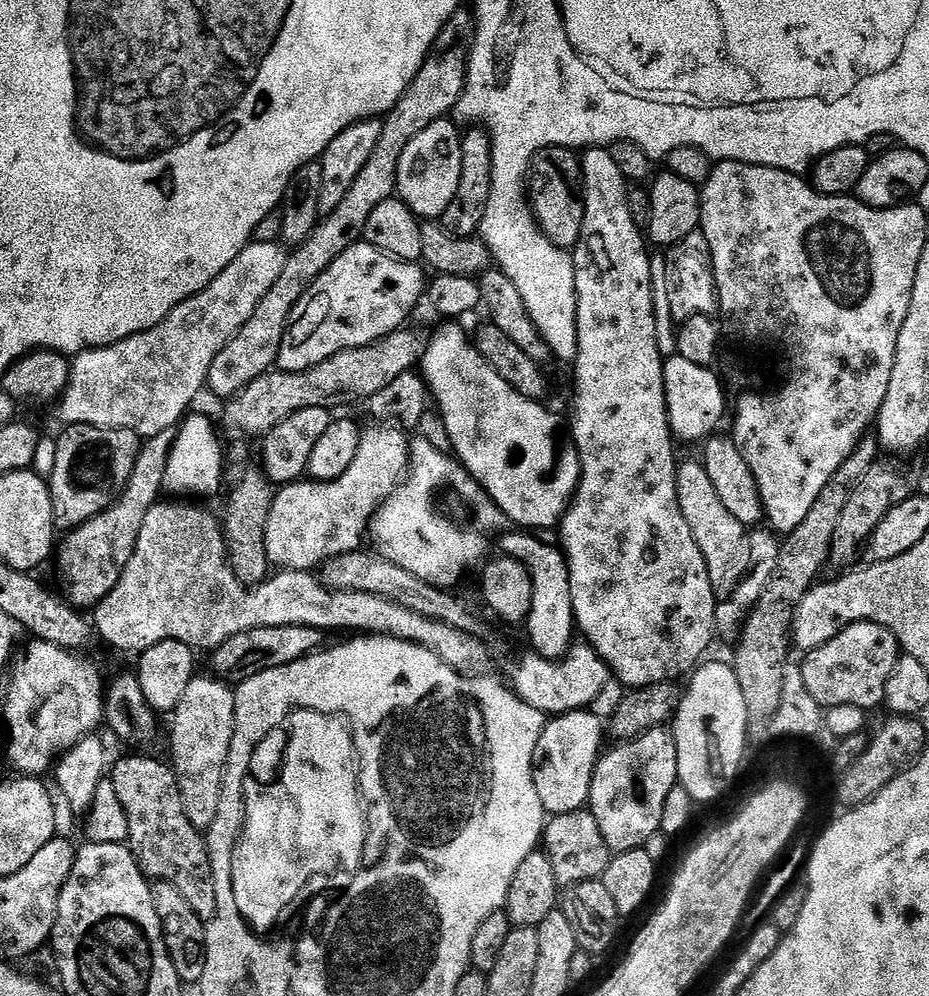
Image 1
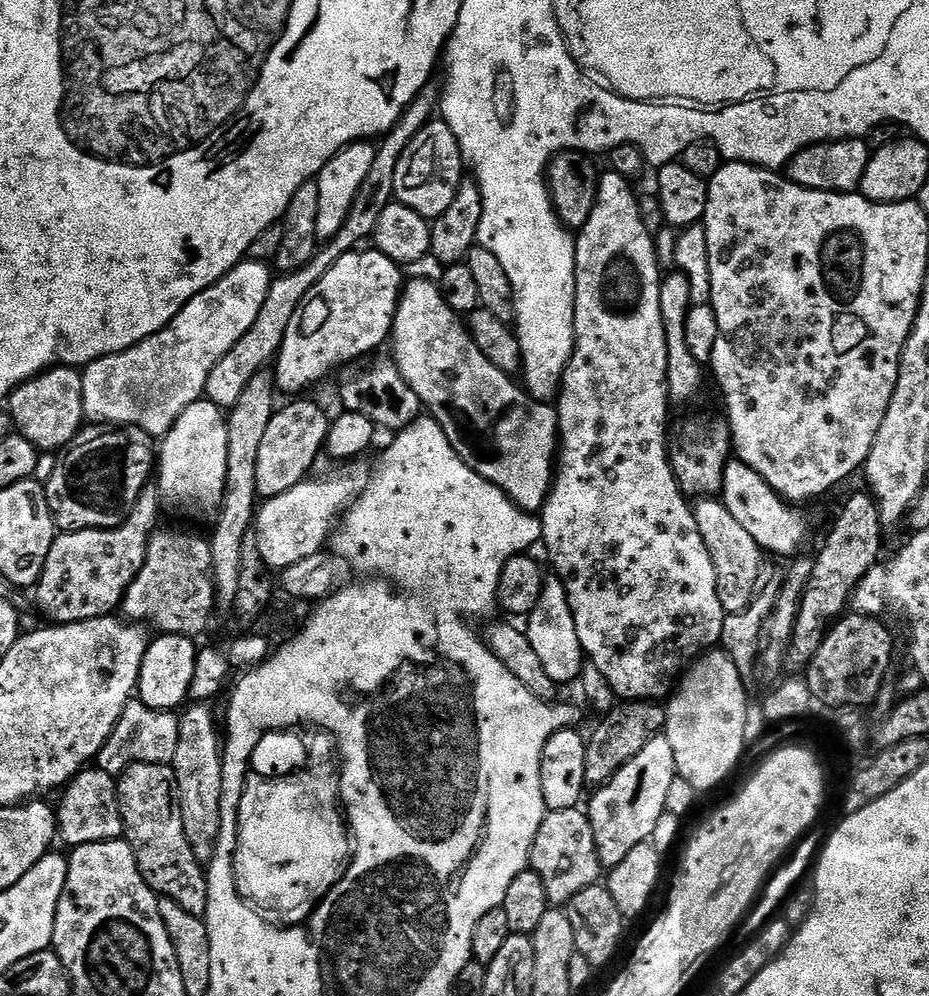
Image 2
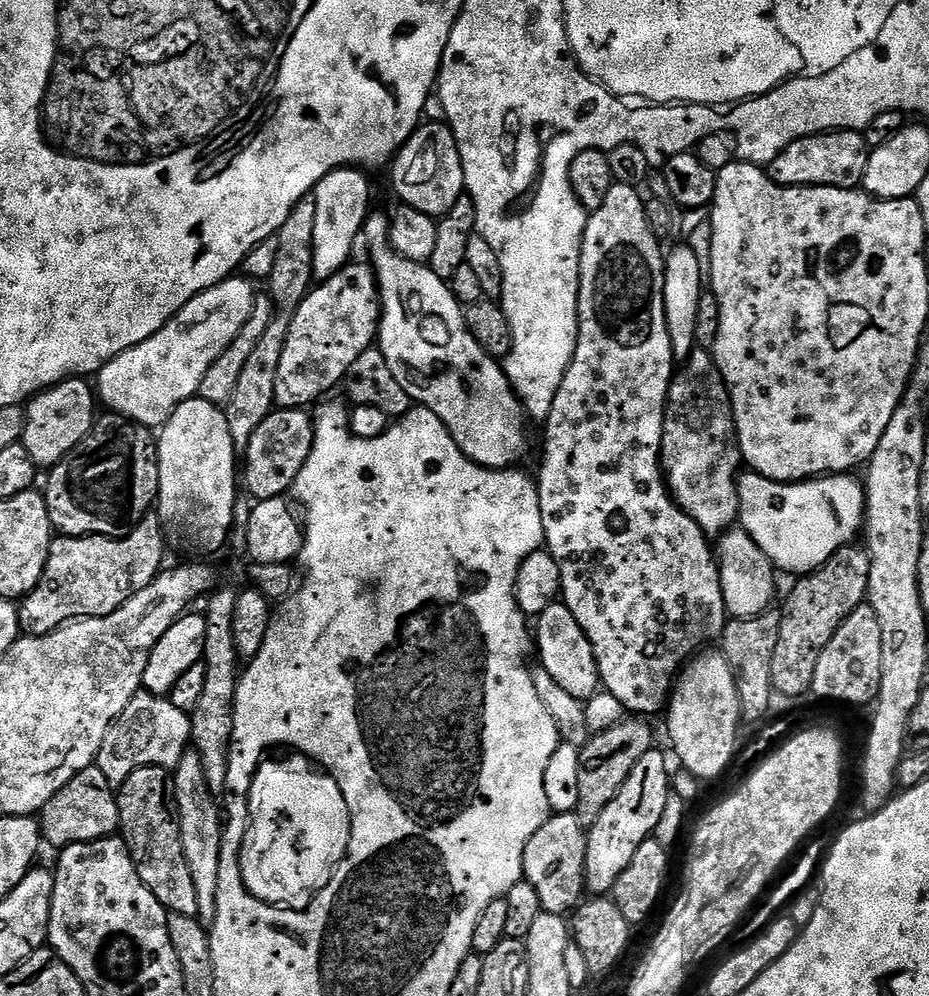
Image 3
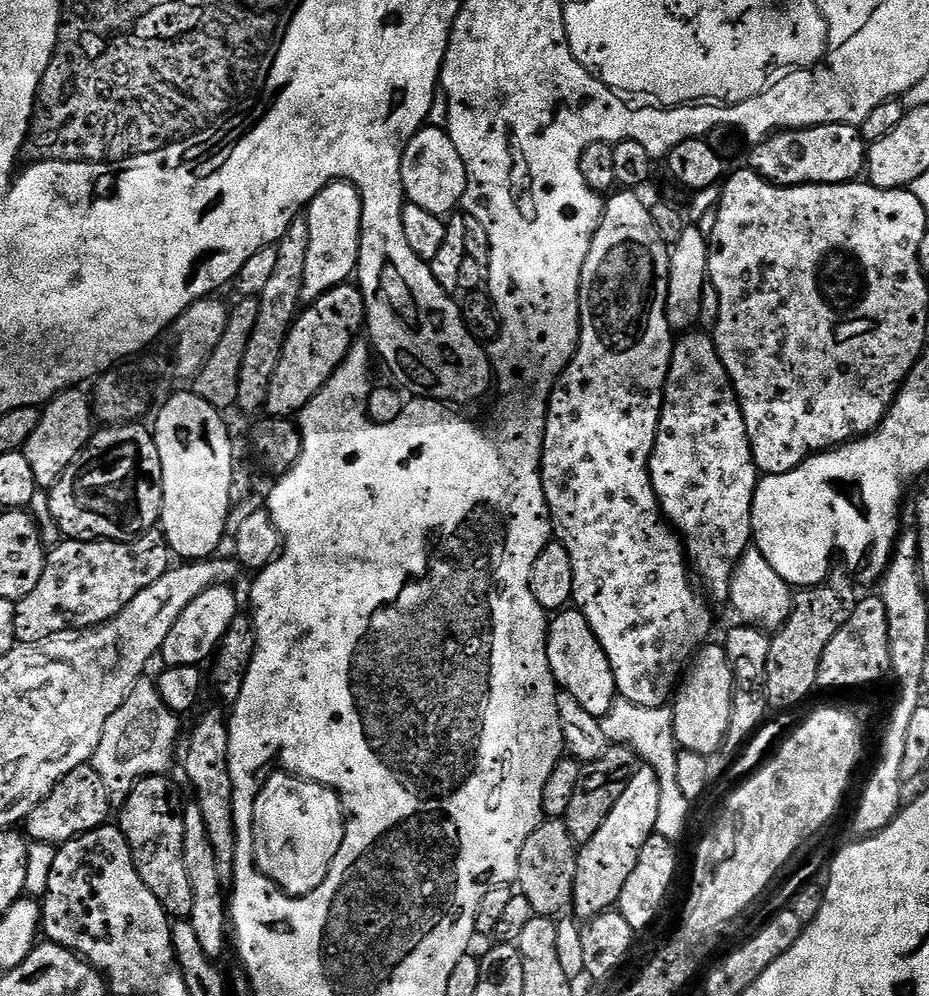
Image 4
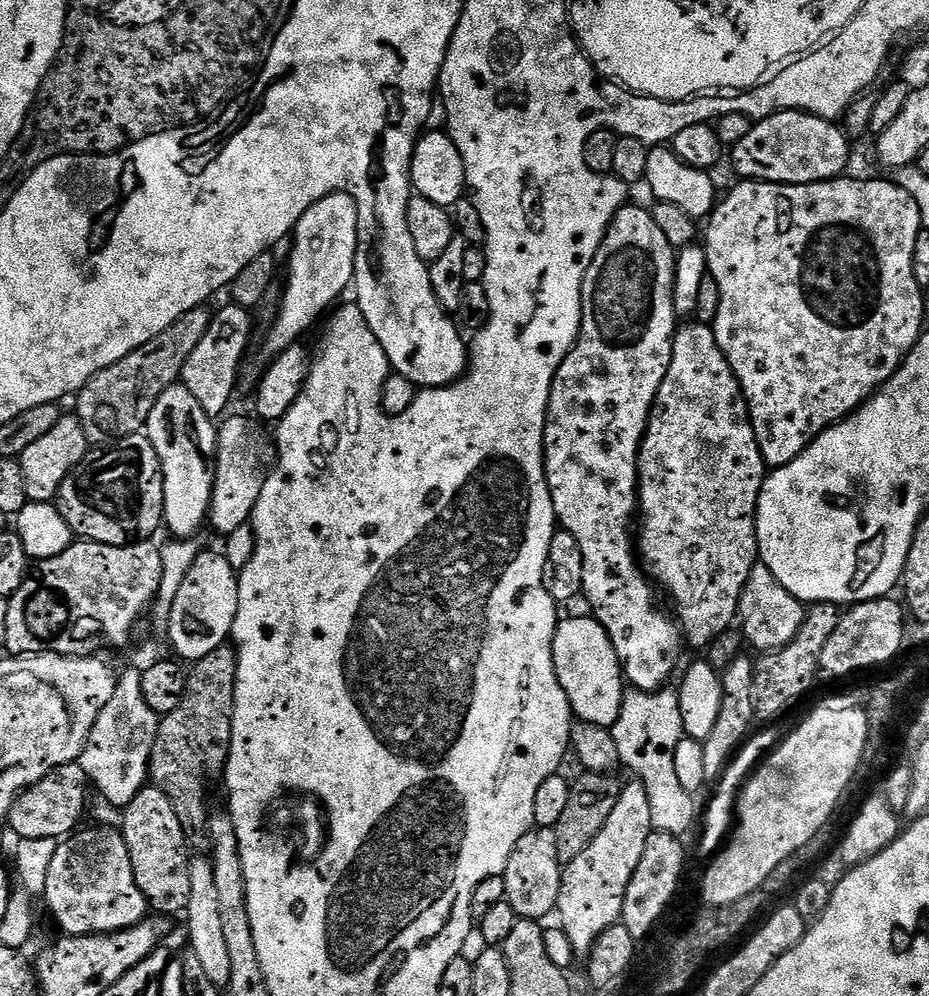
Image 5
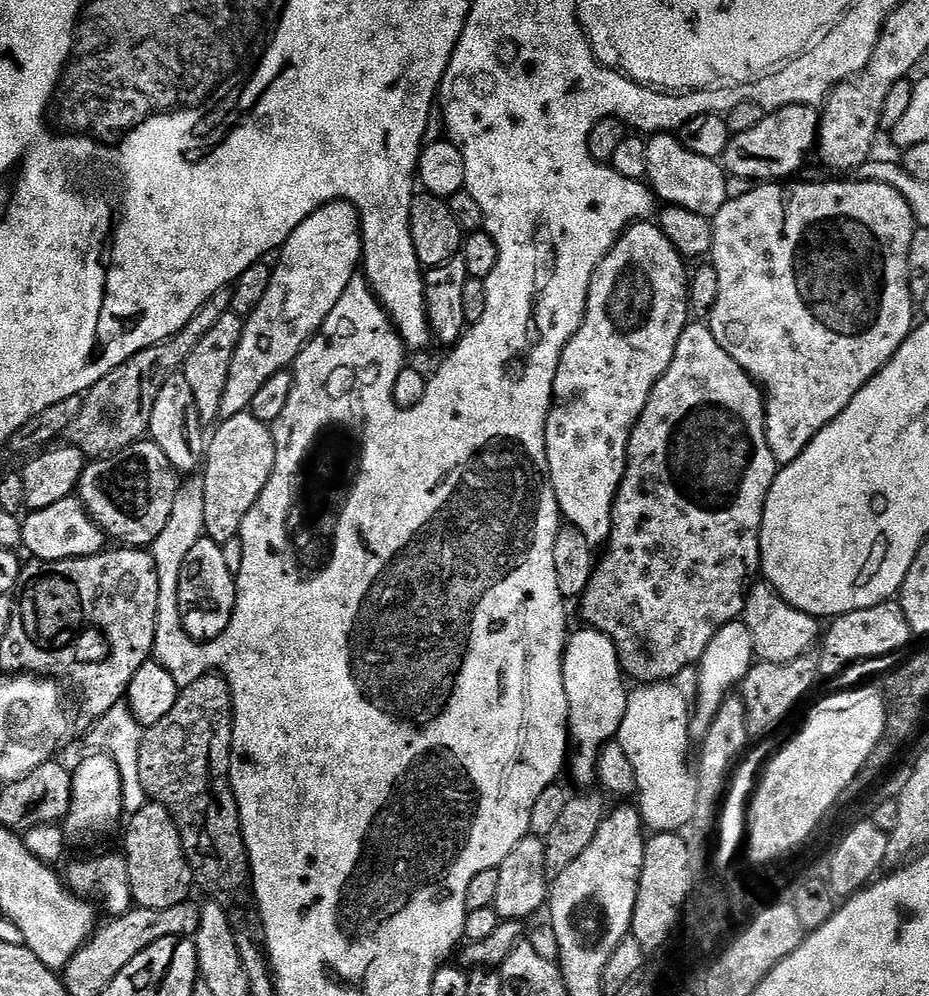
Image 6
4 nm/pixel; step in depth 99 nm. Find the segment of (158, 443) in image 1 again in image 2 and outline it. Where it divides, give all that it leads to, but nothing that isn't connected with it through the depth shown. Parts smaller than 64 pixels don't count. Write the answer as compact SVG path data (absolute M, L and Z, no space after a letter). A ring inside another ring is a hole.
M147 486L124 523L116 528L91 528L57 535L50 546L50 554L46 554L46 566L42 566L40 580L34 589L36 604L48 619L45 621L53 625L77 624L115 613L121 607L126 590L142 570L148 539L160 516L160 500L161 493L155 487Z

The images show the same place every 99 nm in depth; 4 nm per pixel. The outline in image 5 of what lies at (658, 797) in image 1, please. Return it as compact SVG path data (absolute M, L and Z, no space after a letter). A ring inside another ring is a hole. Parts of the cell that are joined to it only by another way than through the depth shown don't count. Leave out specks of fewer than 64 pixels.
M629 779L621 787L618 802L614 802L614 810L610 810L610 818L606 818L606 826L594 838L594 842L583 845L572 861L562 868L562 886L558 894L556 912L560 920L559 927L566 930L566 938L570 938L570 946L574 946L577 957L587 957L594 942L610 926L620 920L622 906L626 898L626 886L630 886L630 878L634 870L638 870L638 862L642 862L642 850L646 850L646 838L654 831L650 818L650 798L646 794L646 786L641 780Z

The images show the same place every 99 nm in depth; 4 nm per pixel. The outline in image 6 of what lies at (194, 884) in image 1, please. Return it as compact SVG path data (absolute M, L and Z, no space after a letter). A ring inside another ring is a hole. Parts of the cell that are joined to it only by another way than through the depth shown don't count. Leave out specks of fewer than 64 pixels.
M147 802L137 813L129 815L126 820L128 829L124 832L124 848L122 854L126 858L126 870L130 870L130 890L135 907L146 910L167 910L169 906L178 906L193 894L194 877L192 867L182 846L182 838L178 834L178 826L169 814L168 808L155 802Z

